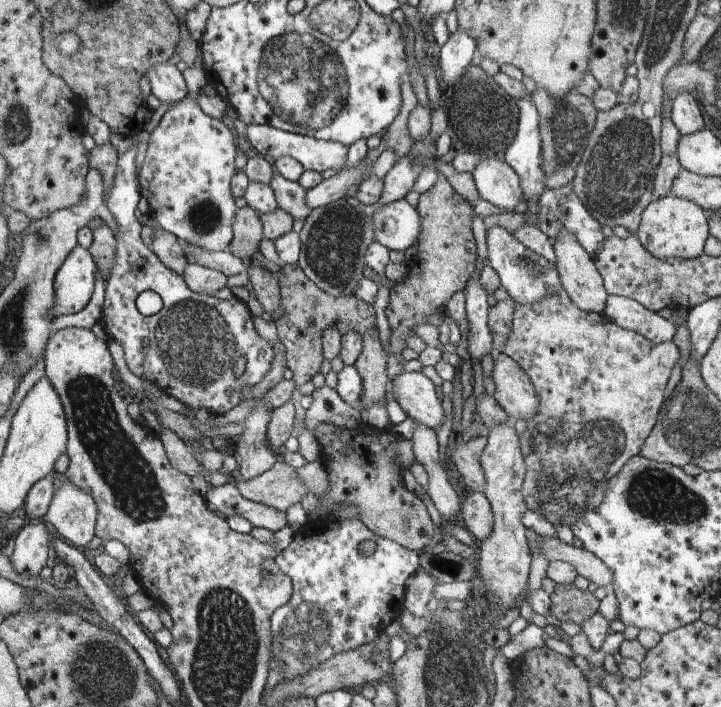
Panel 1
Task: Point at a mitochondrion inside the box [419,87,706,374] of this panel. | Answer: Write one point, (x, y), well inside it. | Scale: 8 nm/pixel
(617, 172)

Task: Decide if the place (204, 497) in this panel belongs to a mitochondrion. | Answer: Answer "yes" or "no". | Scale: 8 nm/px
no

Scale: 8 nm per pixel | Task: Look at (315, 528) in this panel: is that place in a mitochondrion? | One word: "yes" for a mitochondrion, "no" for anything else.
no

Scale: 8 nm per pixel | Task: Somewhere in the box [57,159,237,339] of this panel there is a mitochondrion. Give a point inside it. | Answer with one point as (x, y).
(204, 218)

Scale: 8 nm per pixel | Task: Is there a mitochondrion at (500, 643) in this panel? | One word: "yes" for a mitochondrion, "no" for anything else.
no

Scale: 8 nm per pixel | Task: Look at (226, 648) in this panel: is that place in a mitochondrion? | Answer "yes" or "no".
yes

